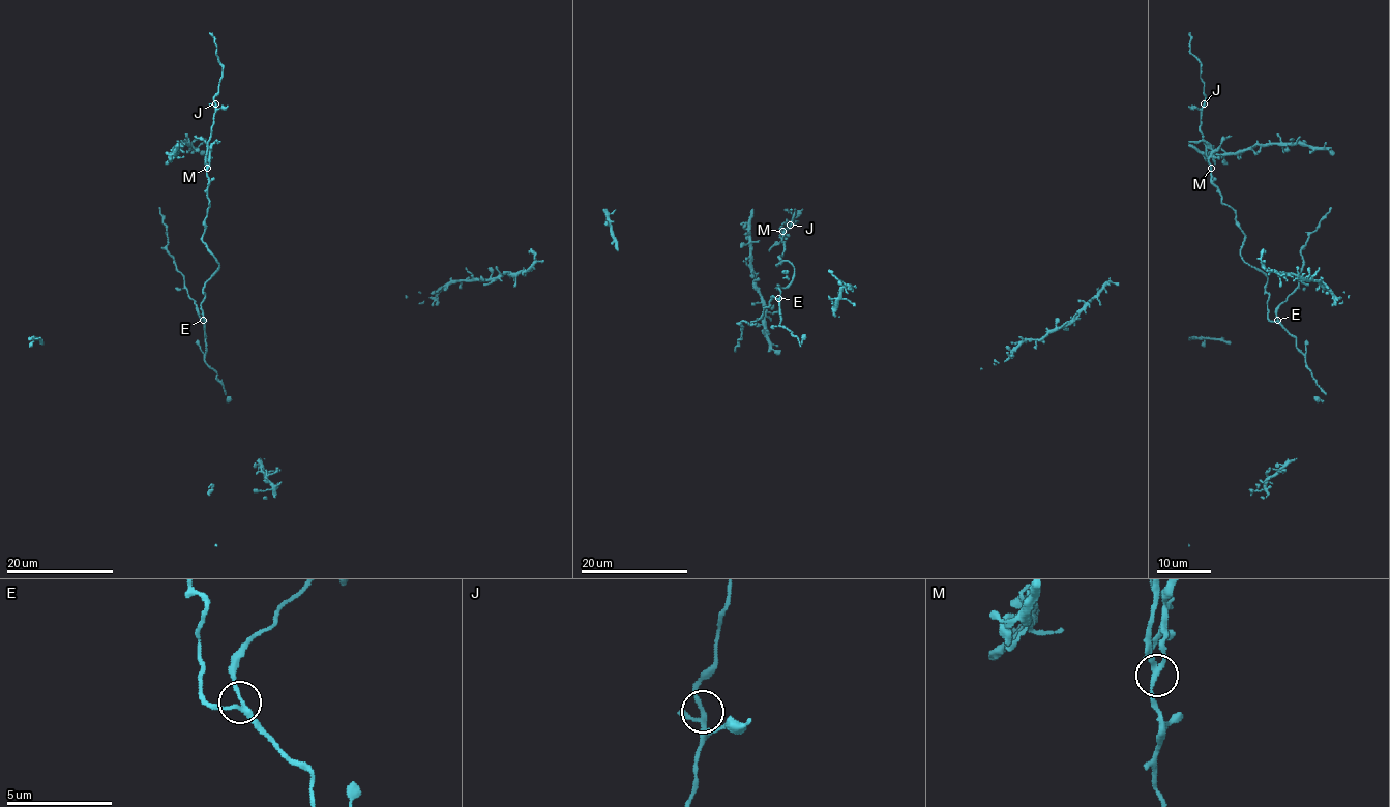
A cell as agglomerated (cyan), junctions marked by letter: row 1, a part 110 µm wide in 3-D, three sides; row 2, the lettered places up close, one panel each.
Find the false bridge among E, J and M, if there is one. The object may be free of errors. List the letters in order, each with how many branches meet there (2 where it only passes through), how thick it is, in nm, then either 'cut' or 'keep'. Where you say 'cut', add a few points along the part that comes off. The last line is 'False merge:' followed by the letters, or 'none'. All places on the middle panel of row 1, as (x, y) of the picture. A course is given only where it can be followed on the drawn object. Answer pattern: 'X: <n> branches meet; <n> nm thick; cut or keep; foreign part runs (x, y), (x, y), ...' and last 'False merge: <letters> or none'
E: 3 branches meet; 200 nm thick; keep
J: 3 branches meet; 190 nm thick; keep
M: 3 branches meet; 200 nm thick; cut; foreign part runs (782, 231), (785, 238), (769, 250)
False merge: M

